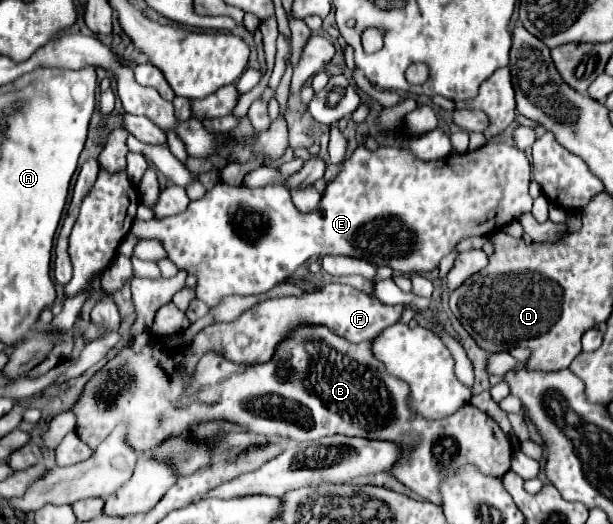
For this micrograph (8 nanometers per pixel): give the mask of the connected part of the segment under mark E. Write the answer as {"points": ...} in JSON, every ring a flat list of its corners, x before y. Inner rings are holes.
{"points":[[484,144,474,152,428,162,416,158,410,150,380,146,376,152,370,152,360,146,344,160,340,174,328,184,320,208,312,214,298,212,284,186,250,188,218,182,204,198,190,202,182,214,148,222,136,218,130,232,138,240,160,240,168,258,180,270,196,276,196,298,208,306,218,306,228,296,266,294,276,284,286,282,308,258,324,254,352,254,376,266,386,264,398,272,430,272,454,250,460,238,492,234,522,212,530,212,532,198,528,196,528,184,530,162,522,150,510,144]]}

